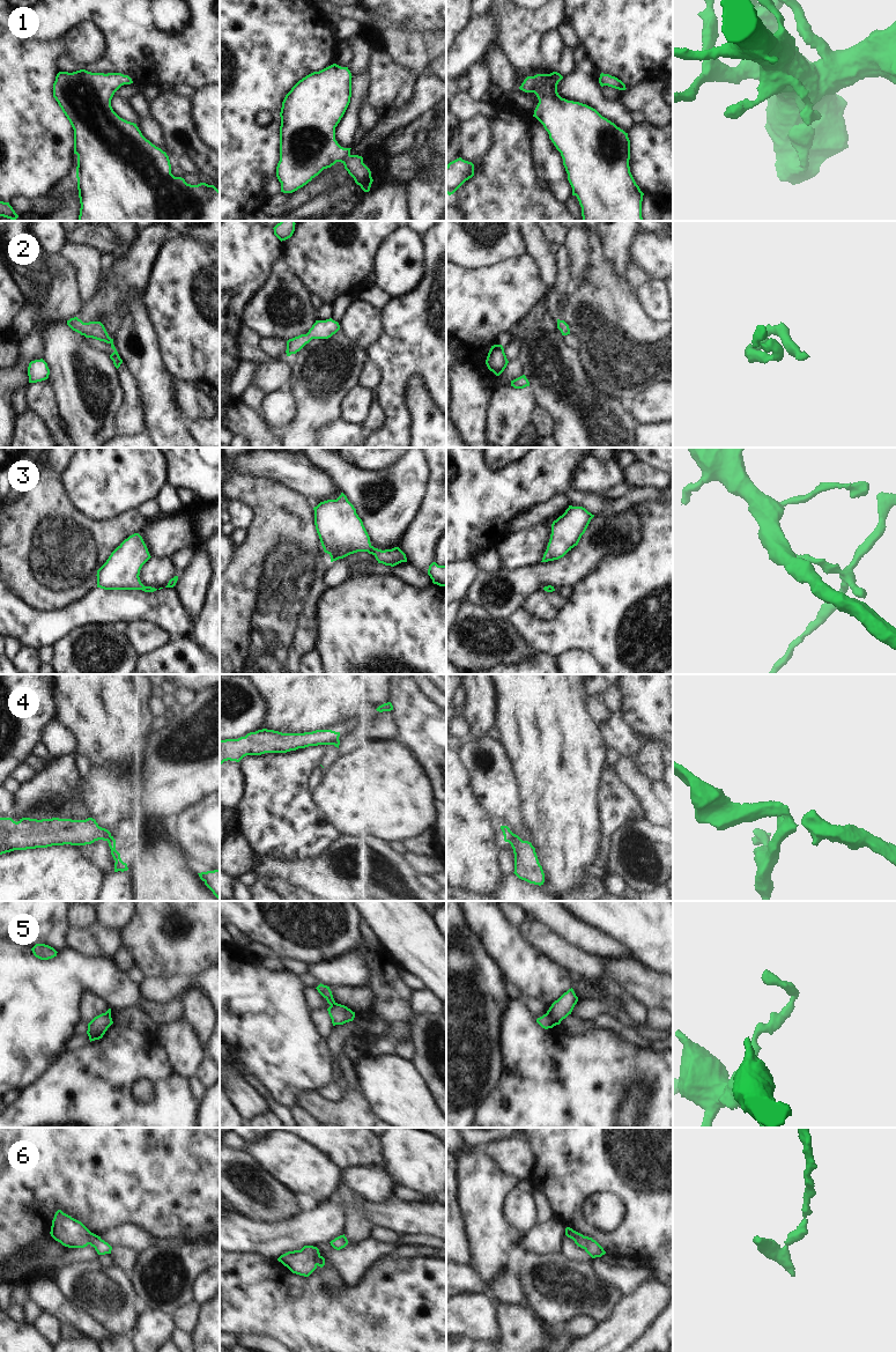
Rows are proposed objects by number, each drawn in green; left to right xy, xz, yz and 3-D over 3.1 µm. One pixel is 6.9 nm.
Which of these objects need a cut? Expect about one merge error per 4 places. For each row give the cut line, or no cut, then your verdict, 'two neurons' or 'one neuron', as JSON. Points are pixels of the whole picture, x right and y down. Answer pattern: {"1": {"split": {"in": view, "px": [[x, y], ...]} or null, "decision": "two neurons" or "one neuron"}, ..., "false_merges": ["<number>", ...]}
{"1": {"split": null, "decision": "one neuron"}, "2": {"split": null, "decision": "one neuron"}, "3": {"split": null, "decision": "one neuron"}, "4": {"split": {"in": "yz", "px": [[515, 834], [506, 841]]}, "decision": "two neurons"}, "5": {"split": {"in": "yz", "px": [[547, 1012], [556, 1024]]}, "decision": "two neurons"}, "6": {"split": null, "decision": "one neuron"}, "false_merges": ["4", "5"]}

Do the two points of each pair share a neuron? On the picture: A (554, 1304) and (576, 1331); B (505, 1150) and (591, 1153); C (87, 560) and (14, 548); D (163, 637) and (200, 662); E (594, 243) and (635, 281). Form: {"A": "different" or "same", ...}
{"A": "different", "B": "different", "C": "same", "D": "different", "E": "different"}

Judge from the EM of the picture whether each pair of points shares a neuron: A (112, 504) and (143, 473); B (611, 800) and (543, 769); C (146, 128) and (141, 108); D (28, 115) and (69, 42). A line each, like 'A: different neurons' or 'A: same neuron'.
A: same neuron
B: different neurons
C: same neuron
D: same neuron

